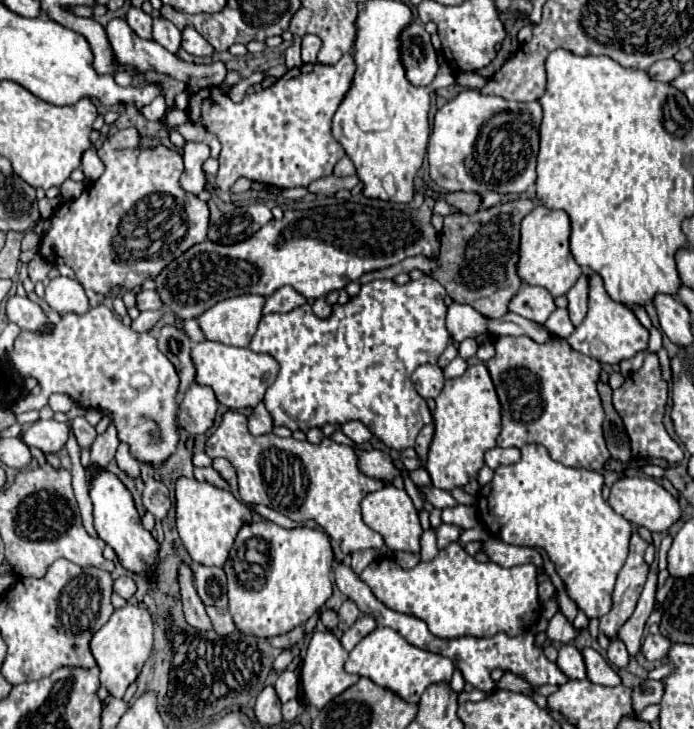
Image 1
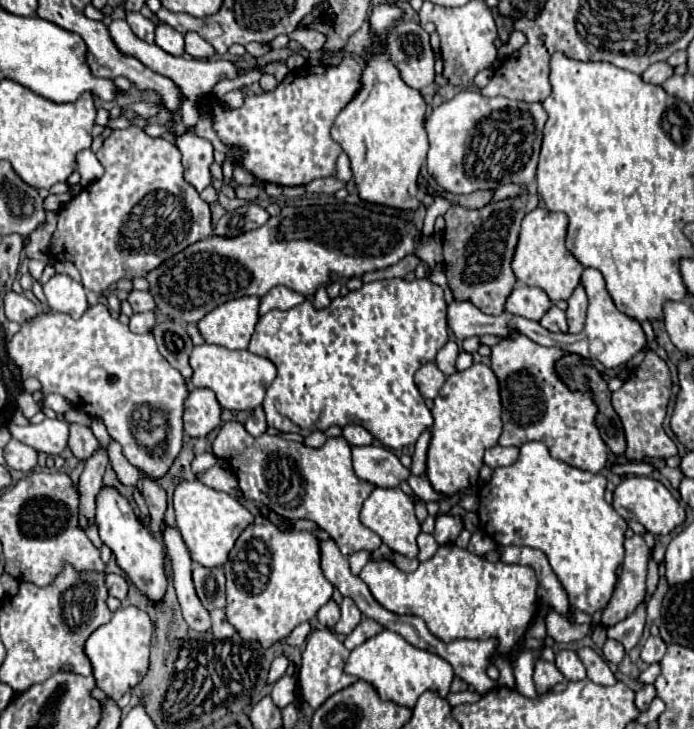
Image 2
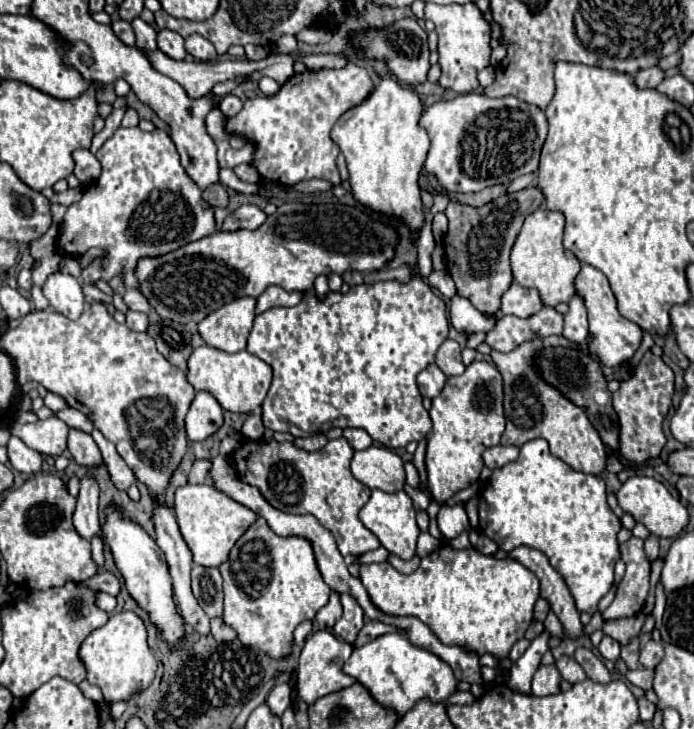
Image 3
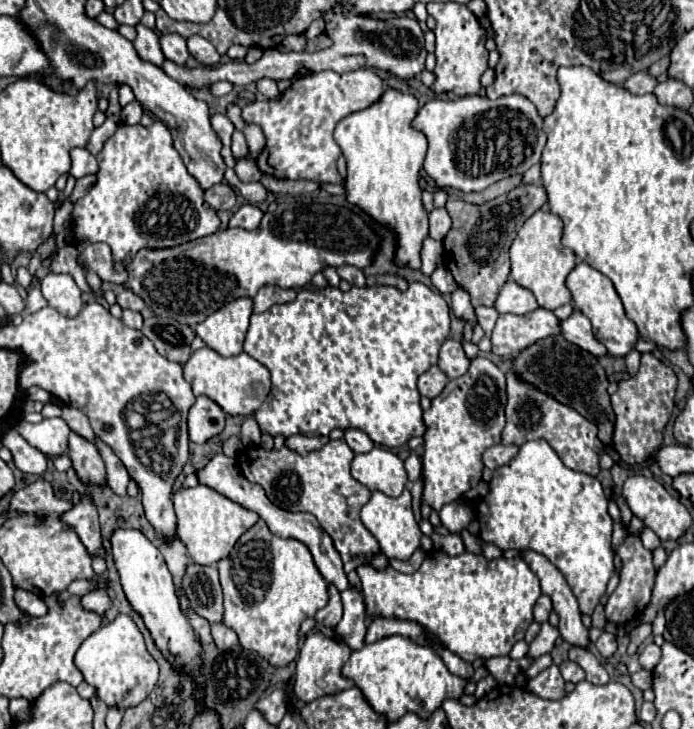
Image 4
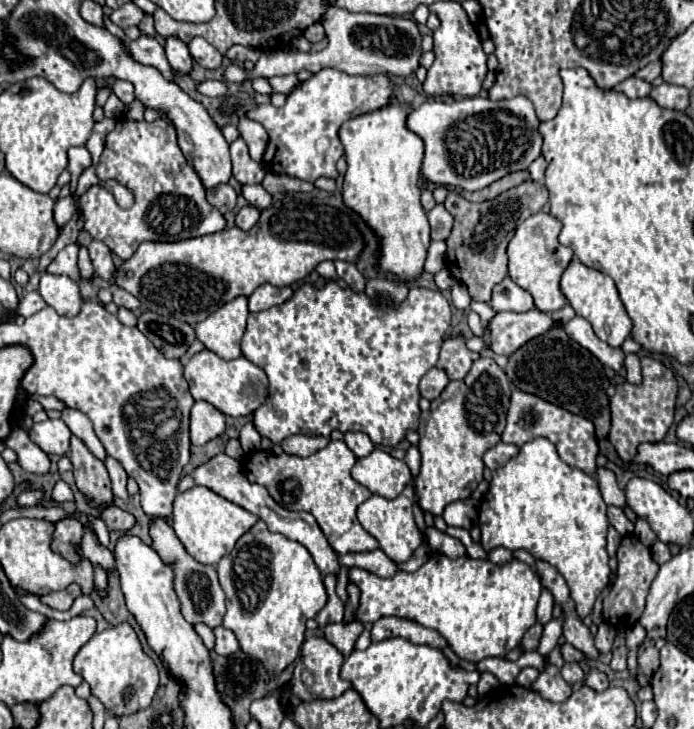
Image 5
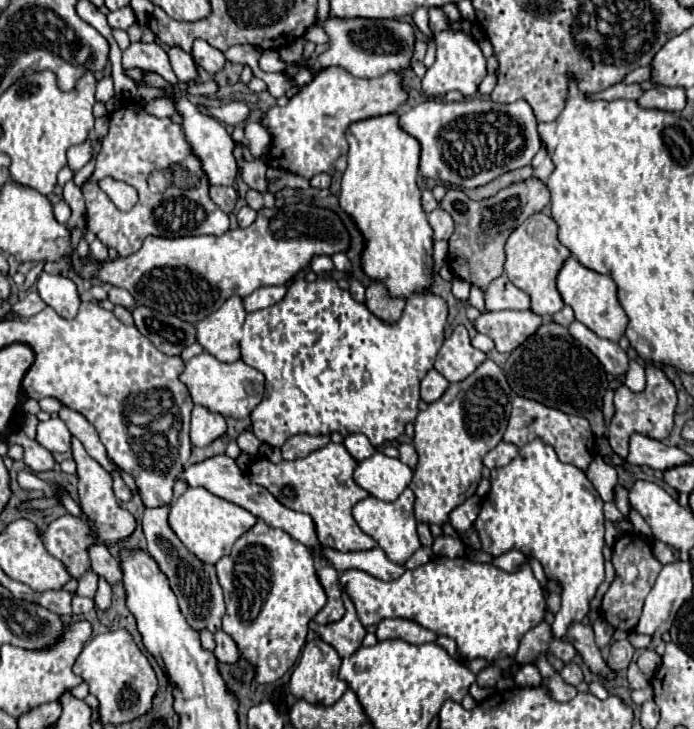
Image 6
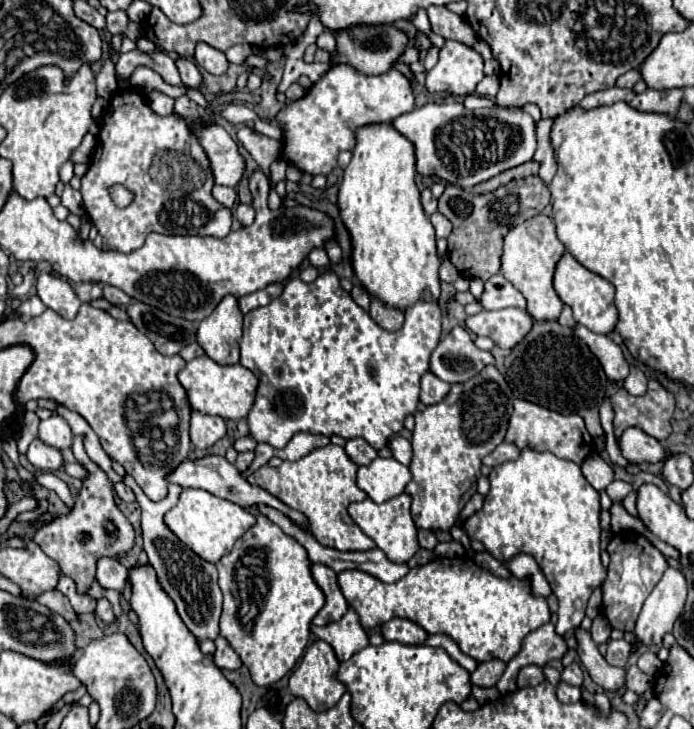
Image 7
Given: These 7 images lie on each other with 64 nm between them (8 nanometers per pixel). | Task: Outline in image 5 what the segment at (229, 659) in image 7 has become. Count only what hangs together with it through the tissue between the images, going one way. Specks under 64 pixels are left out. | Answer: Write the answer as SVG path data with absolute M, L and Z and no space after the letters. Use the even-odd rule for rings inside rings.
M216 626L214 628L214 636L216 636L214 650L220 652L222 656L230 656L232 652L236 652L236 648L240 648L234 632L228 630L228 628L224 628L224 626Z

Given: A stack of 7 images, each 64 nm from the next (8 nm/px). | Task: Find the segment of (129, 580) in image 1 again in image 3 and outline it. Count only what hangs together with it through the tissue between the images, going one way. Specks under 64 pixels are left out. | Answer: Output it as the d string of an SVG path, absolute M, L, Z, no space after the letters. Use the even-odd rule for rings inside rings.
M98 570L96 576L92 576L90 580L86 580L86 584L90 588L100 588L102 592L106 592L110 596L118 596L120 590L122 590L120 580L112 572L108 572L108 570Z

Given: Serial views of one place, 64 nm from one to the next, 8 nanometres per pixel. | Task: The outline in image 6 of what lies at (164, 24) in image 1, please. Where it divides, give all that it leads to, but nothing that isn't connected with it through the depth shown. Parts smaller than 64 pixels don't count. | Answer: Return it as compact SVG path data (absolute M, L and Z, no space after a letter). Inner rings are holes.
M170 46L168 48L168 58L170 58L170 64L172 64L178 80L188 82L188 80L194 80L198 76L192 56L188 52L184 52L180 46Z

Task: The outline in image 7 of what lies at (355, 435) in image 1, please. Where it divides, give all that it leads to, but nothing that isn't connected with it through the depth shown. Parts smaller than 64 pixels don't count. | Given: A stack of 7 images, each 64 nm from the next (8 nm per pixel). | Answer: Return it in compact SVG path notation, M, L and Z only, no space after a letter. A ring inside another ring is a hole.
M350 438L344 448L346 448L346 454L350 456L350 460L356 462L358 466L370 464L378 456L378 452L364 438Z

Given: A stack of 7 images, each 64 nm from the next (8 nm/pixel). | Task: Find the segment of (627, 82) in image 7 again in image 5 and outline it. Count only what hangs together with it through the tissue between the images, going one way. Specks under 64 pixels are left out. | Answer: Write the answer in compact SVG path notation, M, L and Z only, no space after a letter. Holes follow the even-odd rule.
M658 60L658 62L652 62L652 64L648 64L646 68L642 68L636 76L640 76L640 78L644 78L644 80L656 80L658 76L662 74L662 62Z

